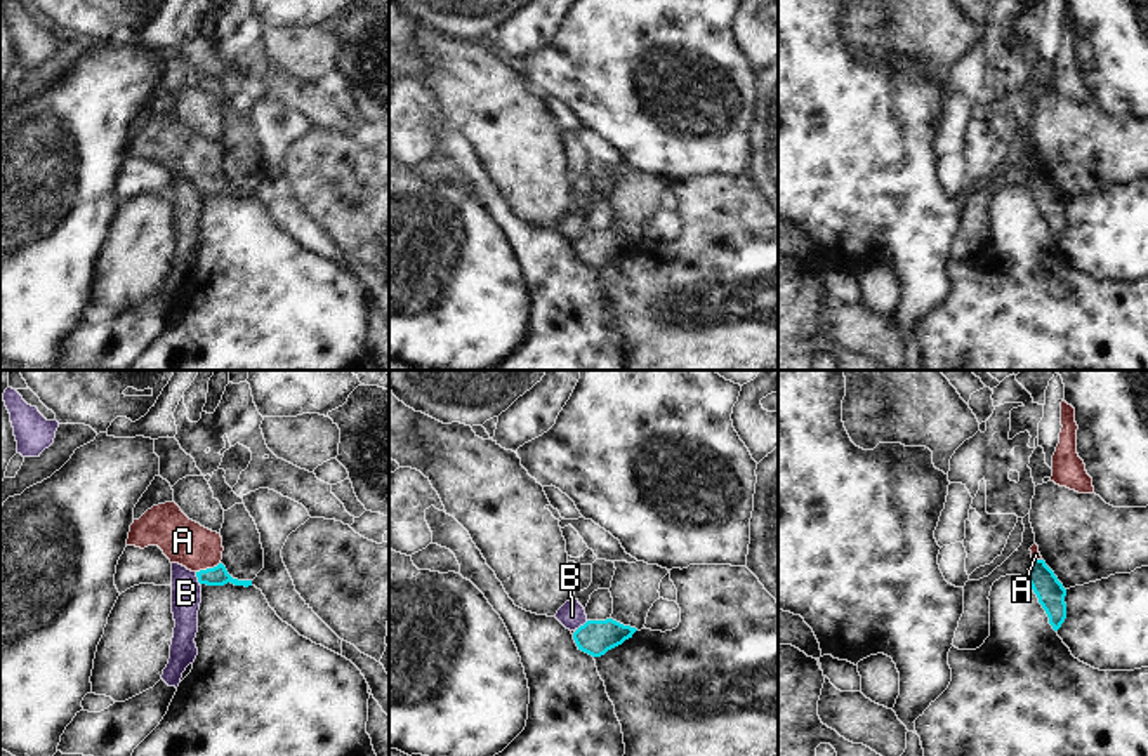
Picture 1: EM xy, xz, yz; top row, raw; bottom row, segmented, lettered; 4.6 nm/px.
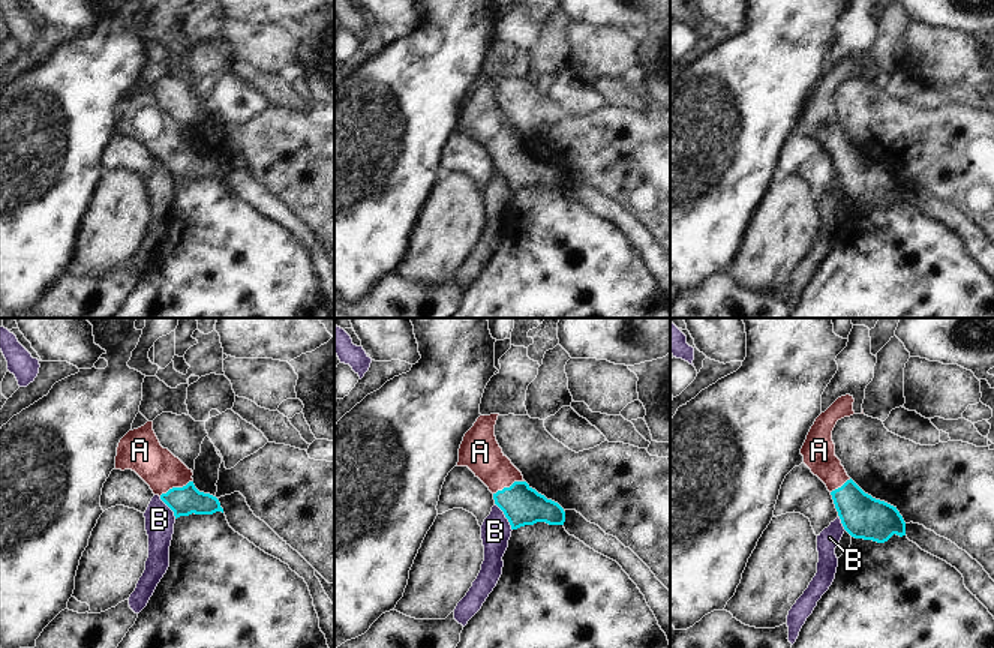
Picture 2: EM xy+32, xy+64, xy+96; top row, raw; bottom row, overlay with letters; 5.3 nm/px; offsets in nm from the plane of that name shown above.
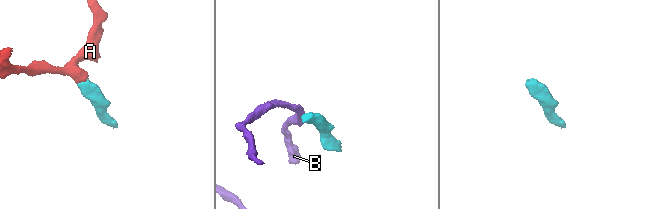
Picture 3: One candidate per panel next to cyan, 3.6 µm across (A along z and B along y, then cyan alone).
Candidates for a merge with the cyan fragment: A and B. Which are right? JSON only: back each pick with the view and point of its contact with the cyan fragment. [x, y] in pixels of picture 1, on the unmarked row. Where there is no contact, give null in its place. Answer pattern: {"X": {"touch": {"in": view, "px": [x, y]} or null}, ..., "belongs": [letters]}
{"A": {"touch": {"in": "xy", "px": [207, 179]}}, "belongs": ["A"]}

